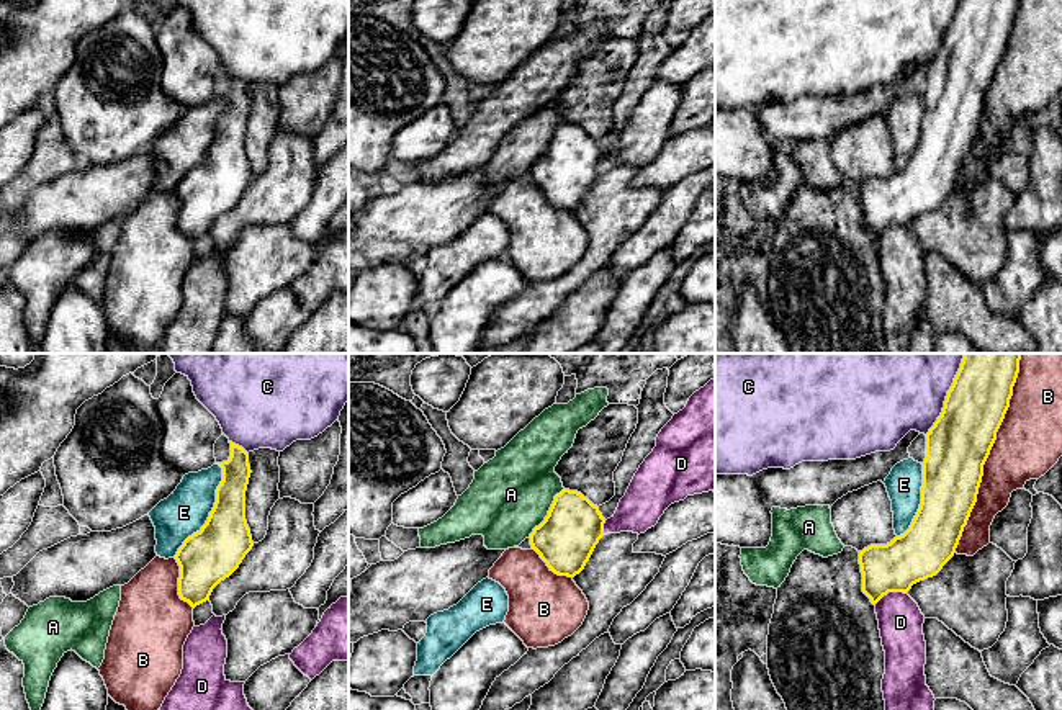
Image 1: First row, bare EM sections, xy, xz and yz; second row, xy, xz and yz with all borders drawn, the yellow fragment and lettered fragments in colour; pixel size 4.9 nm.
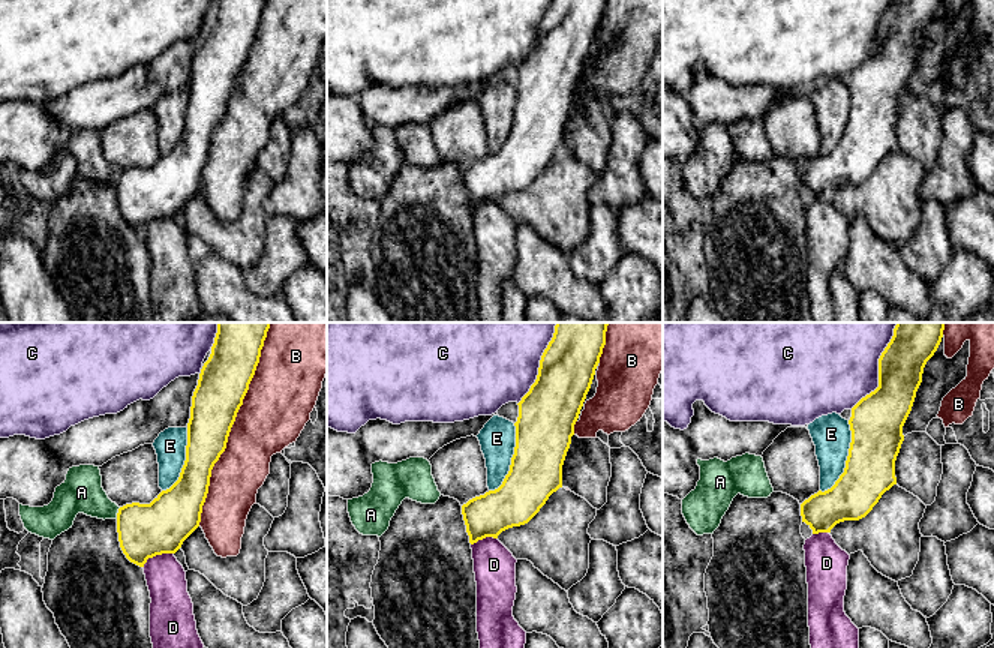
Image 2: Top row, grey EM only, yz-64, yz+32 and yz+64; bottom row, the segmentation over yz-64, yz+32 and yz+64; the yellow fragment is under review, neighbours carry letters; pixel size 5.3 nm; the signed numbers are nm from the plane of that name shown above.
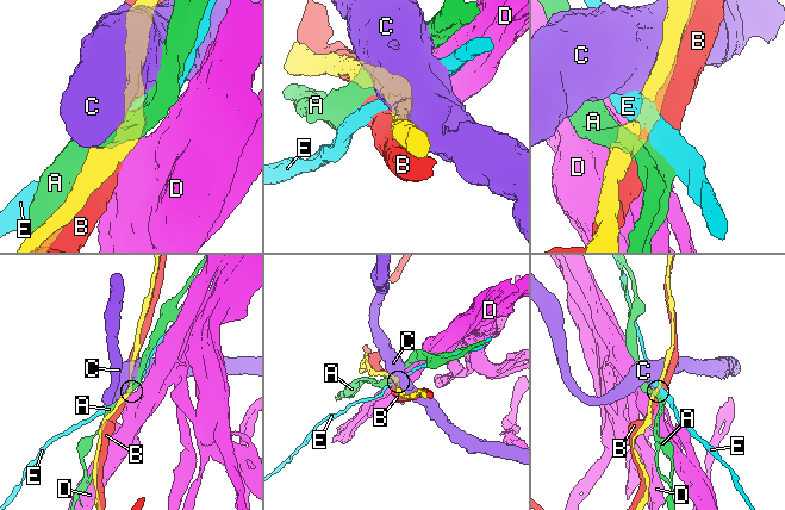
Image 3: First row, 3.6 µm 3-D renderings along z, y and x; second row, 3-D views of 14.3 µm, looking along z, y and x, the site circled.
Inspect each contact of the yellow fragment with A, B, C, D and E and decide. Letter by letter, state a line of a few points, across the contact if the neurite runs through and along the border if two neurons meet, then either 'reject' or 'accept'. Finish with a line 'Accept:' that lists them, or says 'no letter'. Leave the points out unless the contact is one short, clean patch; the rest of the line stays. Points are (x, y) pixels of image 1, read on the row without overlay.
A: reject
B: accept
C: reject
D: yz (905, 226), (887, 226), (874, 238) | reject
E: reject
Accept: B

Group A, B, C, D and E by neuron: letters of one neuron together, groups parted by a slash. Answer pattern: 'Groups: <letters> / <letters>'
Groups: A / B / C / D / E

